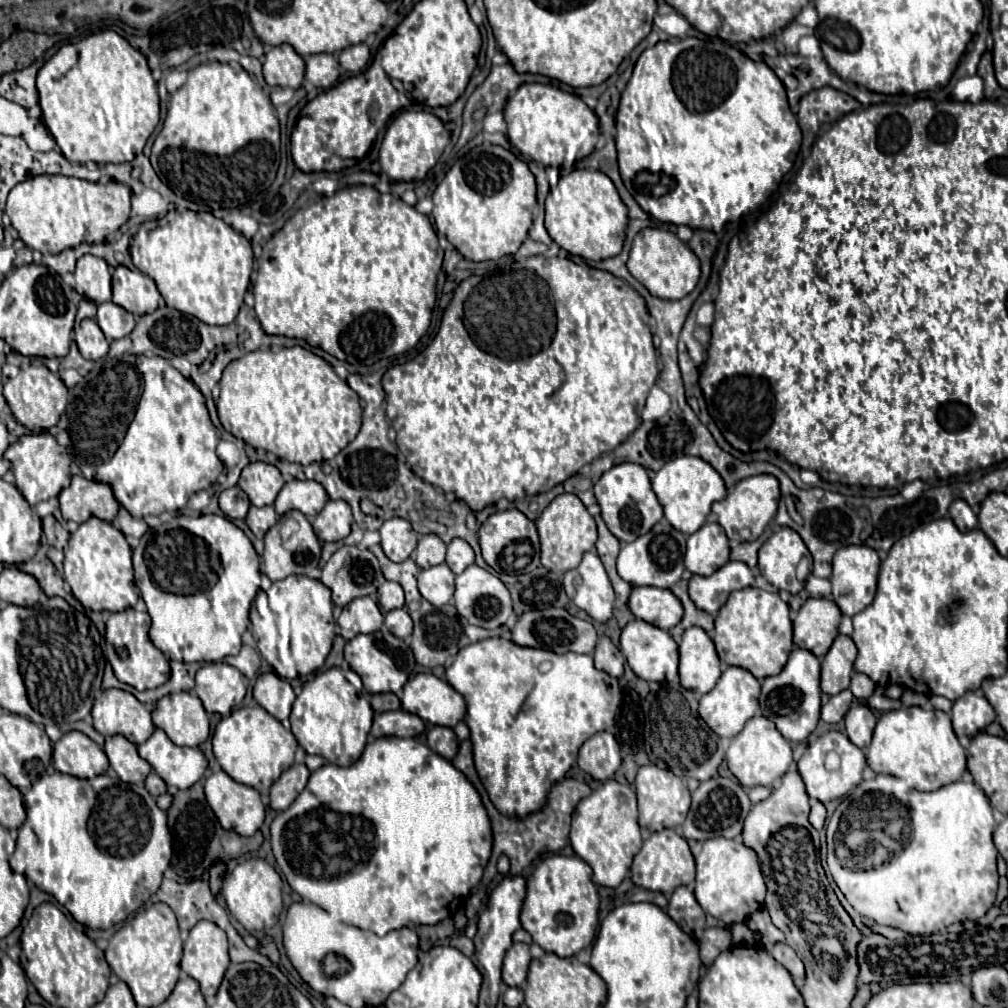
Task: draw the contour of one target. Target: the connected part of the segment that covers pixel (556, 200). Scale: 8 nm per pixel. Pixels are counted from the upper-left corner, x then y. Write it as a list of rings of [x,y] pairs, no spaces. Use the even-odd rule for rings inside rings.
[[[573,170],[571,174],[563,176],[553,188],[545,200],[545,228],[549,236],[569,254],[581,256],[585,260],[605,260],[611,256],[617,256],[621,252],[623,240],[625,240],[625,228],[627,228],[627,206],[621,202],[615,184],[609,176],[597,170]]]

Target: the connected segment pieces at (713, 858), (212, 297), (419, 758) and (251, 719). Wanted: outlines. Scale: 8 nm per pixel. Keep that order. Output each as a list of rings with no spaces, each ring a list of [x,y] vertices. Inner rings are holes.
[[[709,838],[703,842],[697,862],[697,884],[695,898],[701,908],[723,924],[745,922],[755,910],[763,906],[765,898],[765,878],[759,868],[757,854],[743,842],[729,838]]]
[[[191,210],[183,214],[169,214],[165,220],[145,222],[133,236],[129,250],[133,264],[155,280],[169,308],[177,308],[179,312],[197,316],[205,324],[231,324],[235,320],[253,272],[253,250],[249,240],[237,234],[223,220],[215,218],[209,212],[199,214]]]
[[[385,736],[371,740],[361,758],[349,766],[349,768],[339,768],[335,764],[325,764],[319,770],[315,770],[305,786],[305,790],[297,796],[297,800],[283,812],[279,812],[271,824],[271,846],[273,854],[277,860],[277,866],[281,868],[281,874],[289,882],[289,886],[307,902],[313,902],[329,912],[335,912],[341,916],[345,924],[371,930],[377,936],[383,936],[391,930],[397,928],[415,928],[421,924],[437,924],[449,916],[453,916],[459,906],[469,898],[469,894],[475,890],[479,884],[483,870],[489,862],[491,848],[493,848],[493,830],[489,824],[489,816],[485,812],[485,806],[481,802],[481,796],[477,788],[469,782],[469,778],[455,768],[449,760],[443,756],[437,756],[429,746],[417,742],[415,738],[395,738],[395,736]]]
[[[261,706],[239,708],[231,712],[229,718],[223,718],[213,732],[213,754],[221,768],[239,784],[267,792],[273,786],[273,780],[291,768],[295,762],[297,740],[291,730],[285,730],[279,720],[269,716]]]

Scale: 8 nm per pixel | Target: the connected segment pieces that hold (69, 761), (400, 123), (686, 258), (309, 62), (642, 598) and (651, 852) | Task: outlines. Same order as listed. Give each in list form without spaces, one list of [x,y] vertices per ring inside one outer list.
[[[67,732],[53,744],[53,766],[63,774],[77,778],[95,778],[105,774],[109,760],[101,746],[97,746],[83,732]]]
[[[403,110],[395,116],[391,126],[387,128],[381,150],[379,150],[379,164],[381,170],[395,182],[413,182],[423,180],[427,172],[437,164],[439,156],[443,154],[443,148],[449,143],[449,133],[444,123],[429,114],[429,112],[413,112]]]
[[[645,228],[635,236],[627,268],[649,292],[653,292],[653,296],[665,300],[679,300],[681,296],[687,296],[699,280],[699,258],[673,232],[659,228]]]
[[[333,54],[305,56],[305,78],[317,88],[331,88],[339,80],[339,62]]]
[[[635,586],[629,596],[629,608],[635,618],[645,620],[661,630],[673,628],[683,616],[683,606],[675,594],[671,590],[653,586]]]
[[[661,830],[651,834],[643,842],[643,848],[637,852],[637,856],[633,858],[631,880],[635,886],[653,892],[663,892],[663,894],[671,894],[681,884],[685,886],[691,884],[695,880],[695,862],[687,846],[687,840],[681,838],[675,830]]]

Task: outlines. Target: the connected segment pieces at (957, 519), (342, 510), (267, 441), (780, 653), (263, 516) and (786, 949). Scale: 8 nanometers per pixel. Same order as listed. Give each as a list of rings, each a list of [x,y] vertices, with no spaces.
[[[957,498],[951,506],[949,506],[949,514],[951,514],[951,520],[955,522],[955,526],[961,530],[961,532],[969,532],[969,530],[975,530],[977,528],[977,516],[973,514],[973,510],[969,508],[969,504],[961,498]]]
[[[329,500],[313,520],[313,530],[321,542],[343,540],[351,532],[351,508],[343,500]]]
[[[283,348],[281,352],[273,354],[271,350],[257,350],[249,352],[239,360],[233,360],[219,382],[221,396],[216,401],[219,420],[227,432],[235,438],[243,438],[249,446],[267,450],[281,460],[295,462],[295,464],[311,464],[311,462],[327,462],[337,452],[341,452],[347,444],[351,444],[361,430],[361,416],[363,408],[359,396],[341,380],[331,364],[323,358],[315,356],[311,350],[305,348]]]
[[[743,588],[743,590],[731,592],[729,600],[719,610],[715,618],[713,644],[721,662],[725,662],[727,666],[745,668],[755,678],[763,680],[783,670],[787,656],[793,648],[791,634],[793,634],[793,628],[789,620],[789,606],[787,602],[781,600],[777,592]]]
[[[251,506],[249,512],[247,512],[247,526],[251,528],[251,532],[257,536],[257,538],[263,538],[265,532],[269,528],[273,528],[273,524],[277,524],[277,514],[273,510],[273,506],[263,506],[263,508],[257,508],[257,506]]]
[[[777,942],[777,944],[773,944],[773,948],[771,948],[771,956],[773,956],[781,966],[787,968],[787,972],[793,976],[793,982],[795,982],[797,986],[803,984],[803,978],[805,978],[803,962],[801,962],[801,958],[797,956],[797,952],[795,952],[789,944],[785,944],[785,942]]]

